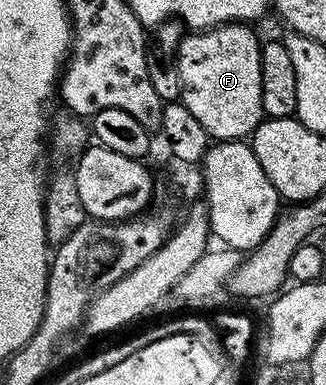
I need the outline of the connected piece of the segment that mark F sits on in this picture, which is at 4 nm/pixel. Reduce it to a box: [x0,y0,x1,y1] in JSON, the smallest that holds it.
[176,23,265,140]

